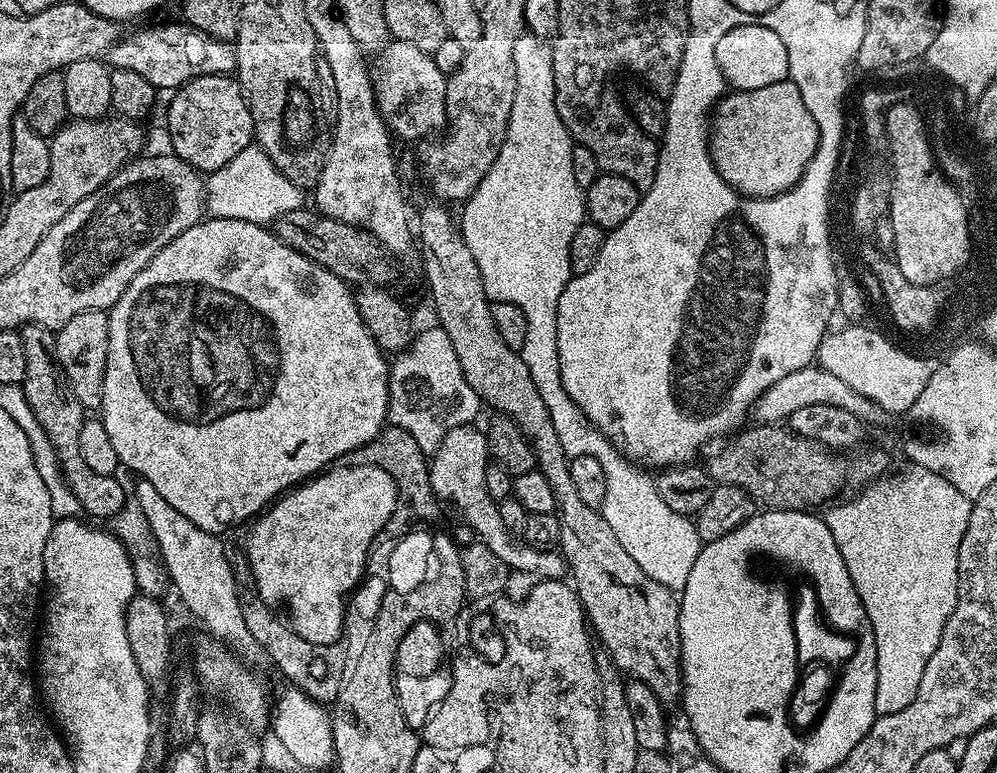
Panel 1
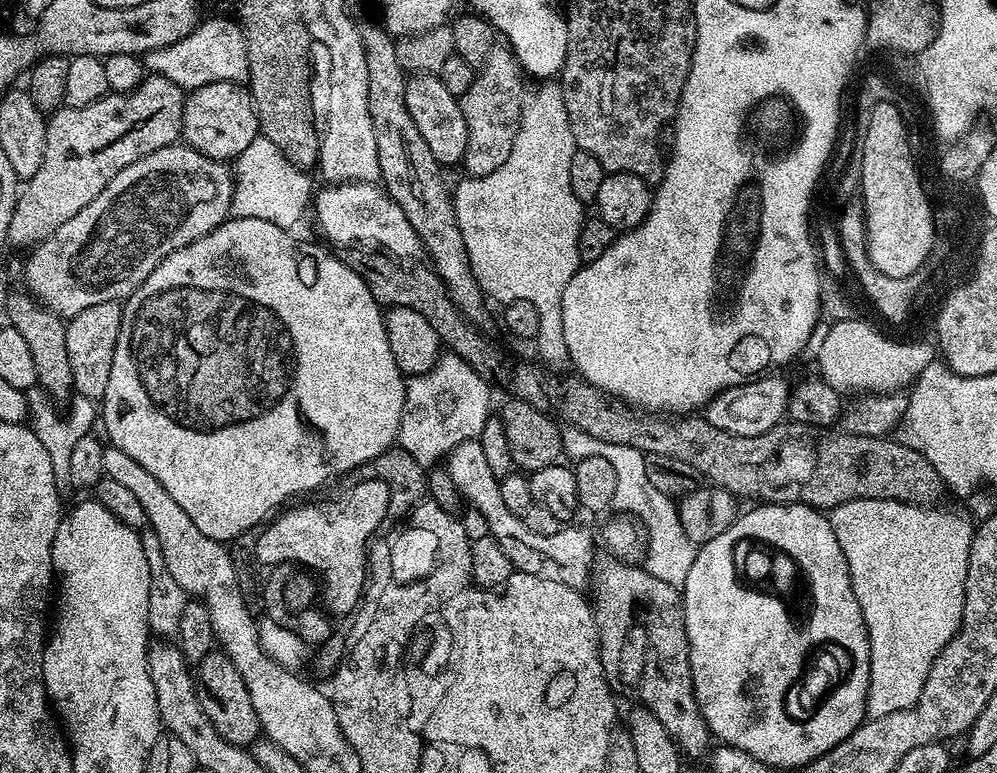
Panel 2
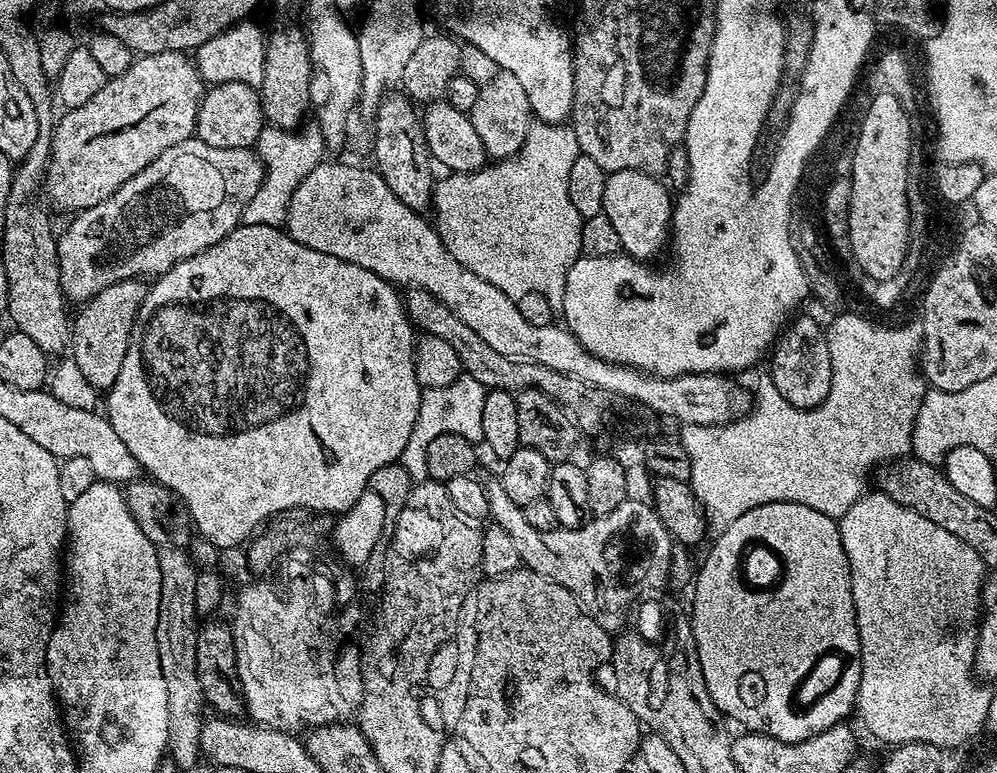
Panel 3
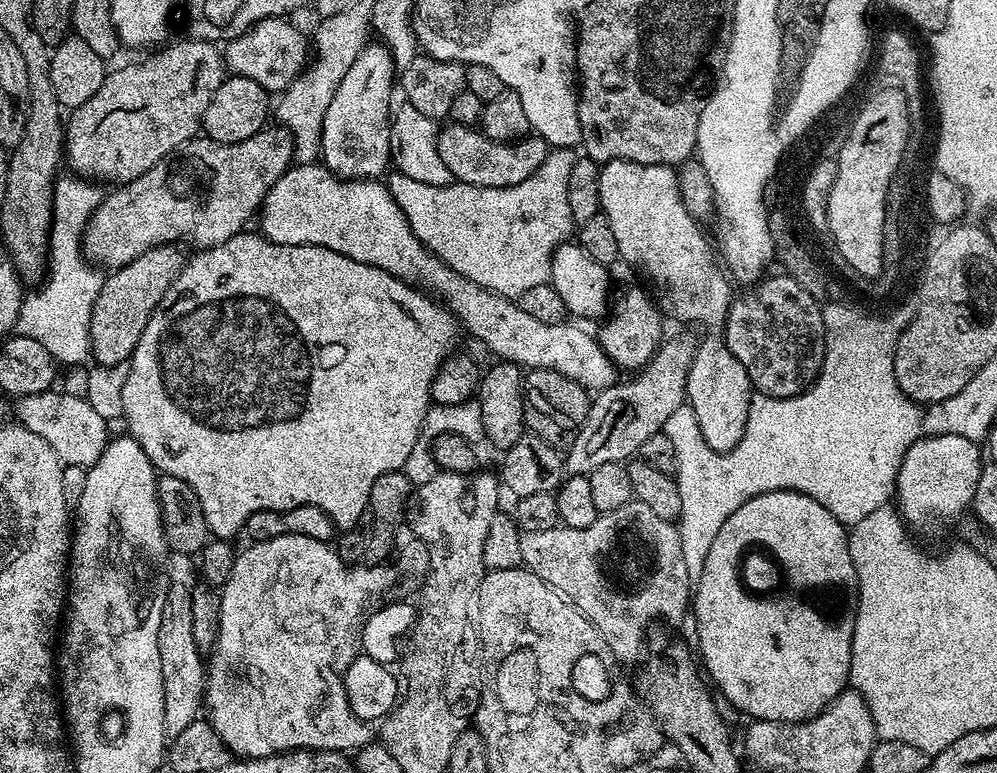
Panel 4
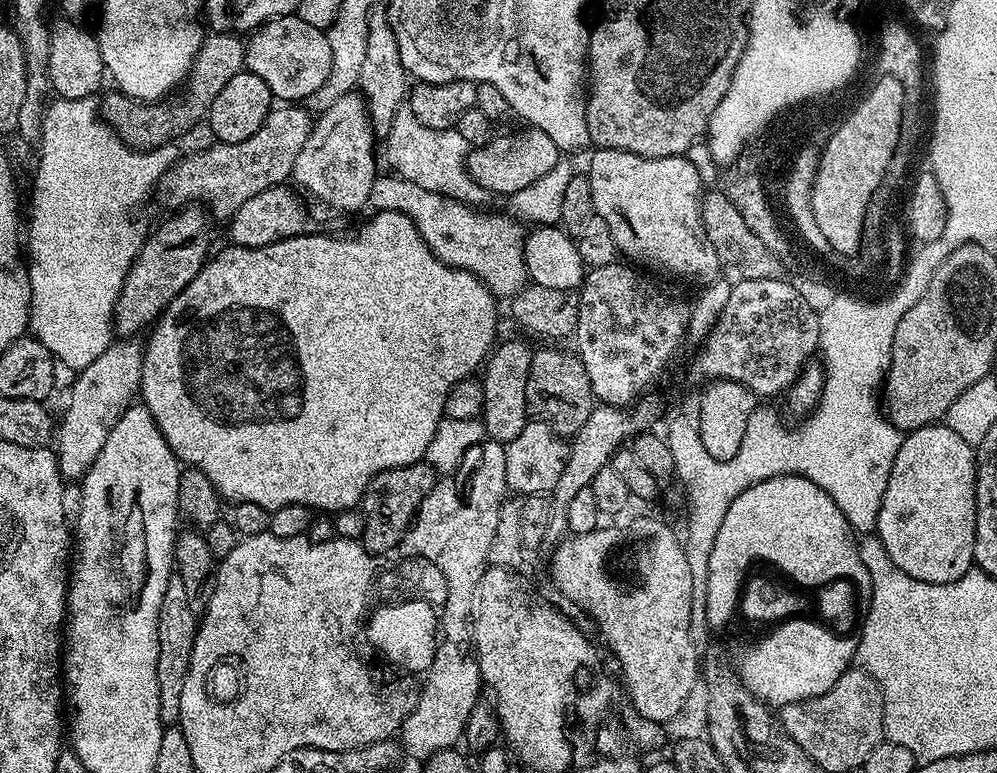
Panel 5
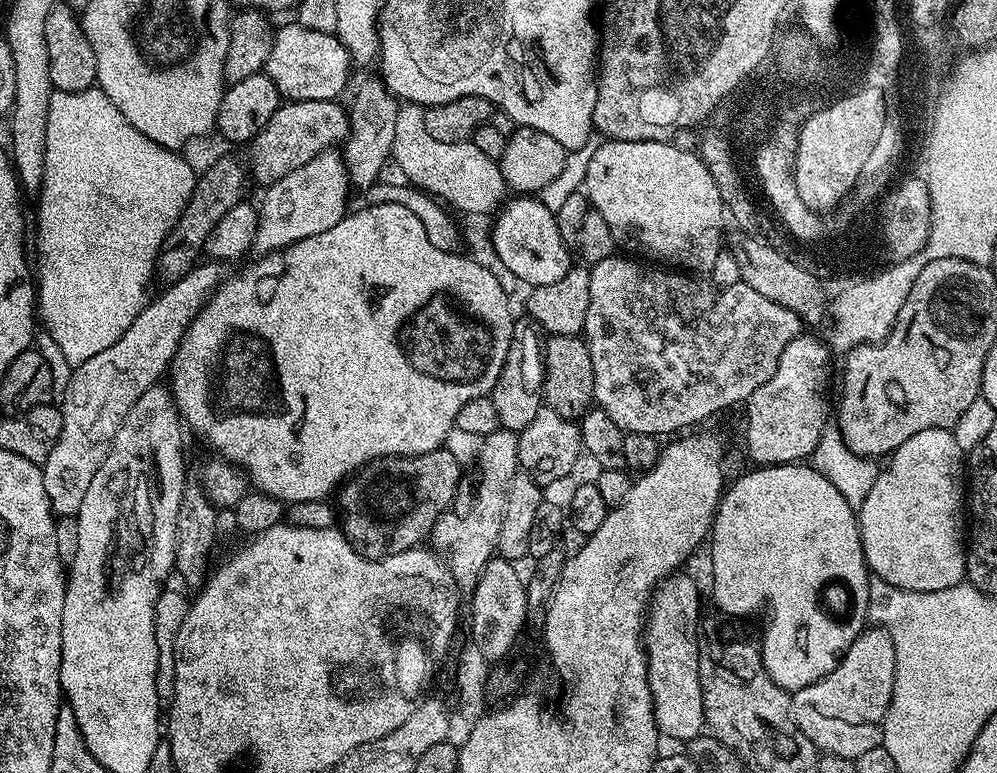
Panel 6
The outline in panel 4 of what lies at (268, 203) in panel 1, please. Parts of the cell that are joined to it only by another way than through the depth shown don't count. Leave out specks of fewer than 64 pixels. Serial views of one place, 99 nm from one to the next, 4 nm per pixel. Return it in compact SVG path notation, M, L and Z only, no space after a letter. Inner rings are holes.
M351 11L330 16L319 21L314 36L314 61L307 70L296 77L296 81L275 101L274 116L279 127L287 128L292 135L292 151L295 163L311 164L320 155L320 131L322 118L330 107L330 98L342 82L346 70L354 66L354 59L362 54L365 44L370 40L370 20L367 15L352 16Z

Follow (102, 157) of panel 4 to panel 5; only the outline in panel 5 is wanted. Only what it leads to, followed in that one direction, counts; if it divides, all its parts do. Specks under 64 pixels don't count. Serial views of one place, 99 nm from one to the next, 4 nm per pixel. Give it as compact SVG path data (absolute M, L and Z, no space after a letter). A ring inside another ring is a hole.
M212 32L205 35L204 44L198 50L192 69L188 71L188 79L179 93L180 100L172 98L167 102L148 103L132 100L123 92L112 90L104 101L99 101L100 115L131 148L161 148L164 144L175 141L175 136L190 131L199 120L201 123L207 117L208 107L212 105L214 98L218 98L218 90L222 90L222 86L226 86L226 82L230 82L234 74L245 71L245 47L245 41L230 32Z

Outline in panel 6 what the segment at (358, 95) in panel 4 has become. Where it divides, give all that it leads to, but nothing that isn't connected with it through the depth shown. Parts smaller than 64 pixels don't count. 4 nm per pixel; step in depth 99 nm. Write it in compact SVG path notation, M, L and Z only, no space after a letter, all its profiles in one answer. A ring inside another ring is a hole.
M329 150L310 158L306 166L286 174L278 182L267 185L264 201L258 204L256 217L256 237L252 247L257 253L267 254L282 248L288 248L302 238L314 238L314 234L323 234L330 226L338 226L349 211L348 171L343 155L339 151Z

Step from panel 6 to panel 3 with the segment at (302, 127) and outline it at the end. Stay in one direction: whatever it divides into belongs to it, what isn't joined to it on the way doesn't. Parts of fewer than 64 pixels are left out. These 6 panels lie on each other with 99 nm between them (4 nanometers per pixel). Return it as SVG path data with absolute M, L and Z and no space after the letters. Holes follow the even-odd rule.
M195 138L170 146L134 178L122 182L106 202L90 206L71 217L72 225L59 233L56 254L60 289L69 301L93 300L98 293L123 280L152 278L174 267L179 260L205 252L231 234L244 219L244 207L264 181L264 164L252 148L210 146Z

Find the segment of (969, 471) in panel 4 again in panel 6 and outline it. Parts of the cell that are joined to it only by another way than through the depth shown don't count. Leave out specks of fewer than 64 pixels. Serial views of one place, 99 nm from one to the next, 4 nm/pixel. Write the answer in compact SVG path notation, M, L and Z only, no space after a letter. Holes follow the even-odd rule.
M931 428L918 430L914 438L906 438L902 446L887 457L888 465L881 467L876 474L874 486L870 486L870 494L866 494L866 502L858 509L858 523L860 525L860 541L864 547L864 557L868 563L868 571L875 579L890 582L890 586L898 586L902 590L915 592L933 592L946 590L950 586L965 583L969 553L966 551L966 453L958 446L952 431L946 428Z

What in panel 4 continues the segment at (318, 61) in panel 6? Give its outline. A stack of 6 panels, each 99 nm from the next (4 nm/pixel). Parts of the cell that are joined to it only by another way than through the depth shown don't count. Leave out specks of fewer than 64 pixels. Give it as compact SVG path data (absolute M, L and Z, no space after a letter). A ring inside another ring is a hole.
M275 16L258 22L246 34L227 41L223 45L224 67L231 75L250 78L258 82L269 94L283 94L296 77L310 64L310 40L300 28L291 24L291 19Z

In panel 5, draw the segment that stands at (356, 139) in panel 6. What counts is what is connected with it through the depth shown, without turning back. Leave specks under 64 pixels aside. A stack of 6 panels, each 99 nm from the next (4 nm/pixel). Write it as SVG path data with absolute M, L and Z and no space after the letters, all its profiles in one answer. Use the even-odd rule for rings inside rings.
M377 6L368 15L368 34L366 36L366 59L362 61L362 74L358 85L359 95L364 97L368 107L368 119L372 121L372 131L377 137L385 138L390 134L391 123L398 108L406 104L410 91L410 77L402 66L398 50L398 38L388 22L388 13Z

